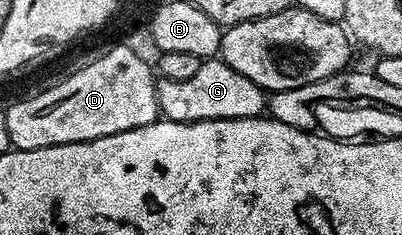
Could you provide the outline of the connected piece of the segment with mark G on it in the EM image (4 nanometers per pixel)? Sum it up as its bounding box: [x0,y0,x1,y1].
[156,56,268,122]

